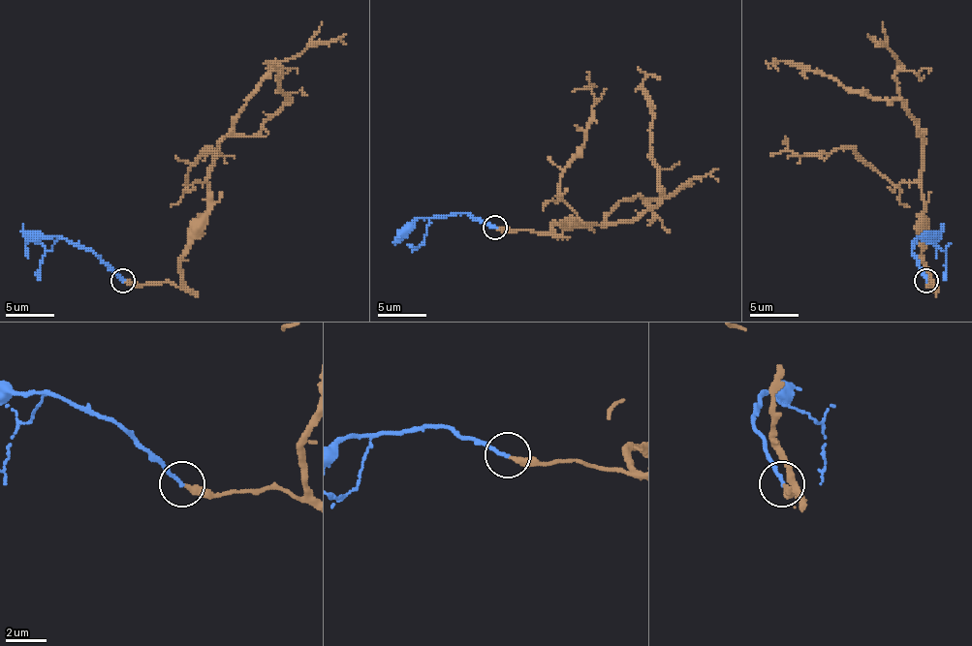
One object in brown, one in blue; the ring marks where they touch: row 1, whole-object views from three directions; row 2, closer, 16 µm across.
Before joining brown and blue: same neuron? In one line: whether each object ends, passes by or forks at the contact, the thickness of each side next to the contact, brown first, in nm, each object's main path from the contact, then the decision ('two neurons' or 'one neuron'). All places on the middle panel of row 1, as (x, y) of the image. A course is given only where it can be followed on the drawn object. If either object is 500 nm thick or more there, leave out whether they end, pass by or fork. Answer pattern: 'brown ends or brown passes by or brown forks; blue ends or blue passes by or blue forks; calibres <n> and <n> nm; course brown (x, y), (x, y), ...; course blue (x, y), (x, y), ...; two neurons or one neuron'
brown ends; blue ends; calibres 280 and 180 nm; course brown (494, 228), (552, 232), (557, 223), (626, 223), (650, 210), (660, 174), (642, 86), (650, 75), (660, 79); course blue (494, 228), (463, 213), (428, 220), (426, 234), (417, 247), (409, 244); one neuron

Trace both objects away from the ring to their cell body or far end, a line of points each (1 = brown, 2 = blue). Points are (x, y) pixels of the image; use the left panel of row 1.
1: (122, 280), (180, 285), (188, 233), (209, 209), (214, 148), (254, 137), (288, 100), (270, 61), (288, 71)
2: (122, 280), (91, 251), (56, 236), (45, 253), (37, 280)

